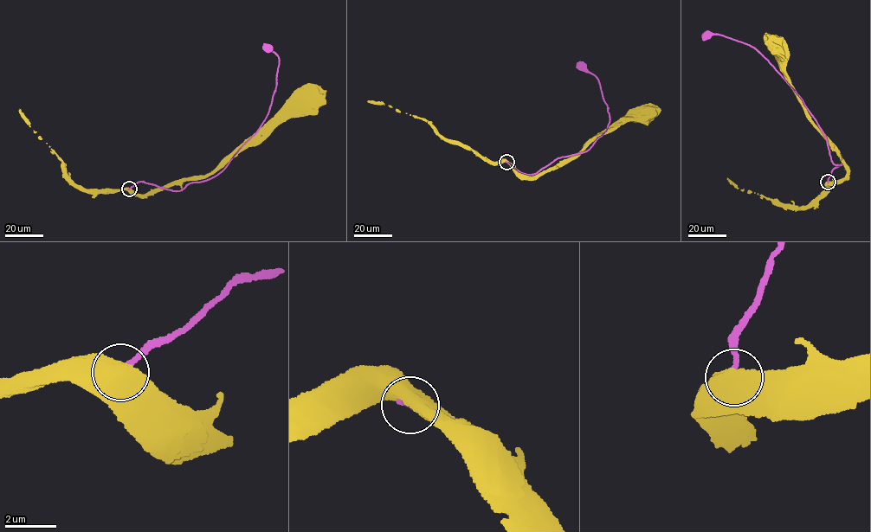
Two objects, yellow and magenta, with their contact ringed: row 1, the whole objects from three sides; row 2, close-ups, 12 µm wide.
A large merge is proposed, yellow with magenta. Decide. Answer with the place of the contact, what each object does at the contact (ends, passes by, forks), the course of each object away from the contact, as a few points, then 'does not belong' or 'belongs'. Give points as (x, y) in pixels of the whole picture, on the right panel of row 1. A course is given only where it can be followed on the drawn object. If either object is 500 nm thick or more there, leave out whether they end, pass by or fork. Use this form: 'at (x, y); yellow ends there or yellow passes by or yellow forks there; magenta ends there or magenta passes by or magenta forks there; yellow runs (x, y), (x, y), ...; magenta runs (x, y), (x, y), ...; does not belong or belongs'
at (828, 182); yellow runs (828, 182), (843, 179), (848, 170), (847, 166), (814, 124), (773, 48); magenta runs (828, 182), (831, 171), (842, 163), (833, 163), (821, 128), (795, 92), (756, 49), (716, 34), (708, 36); does not belong

